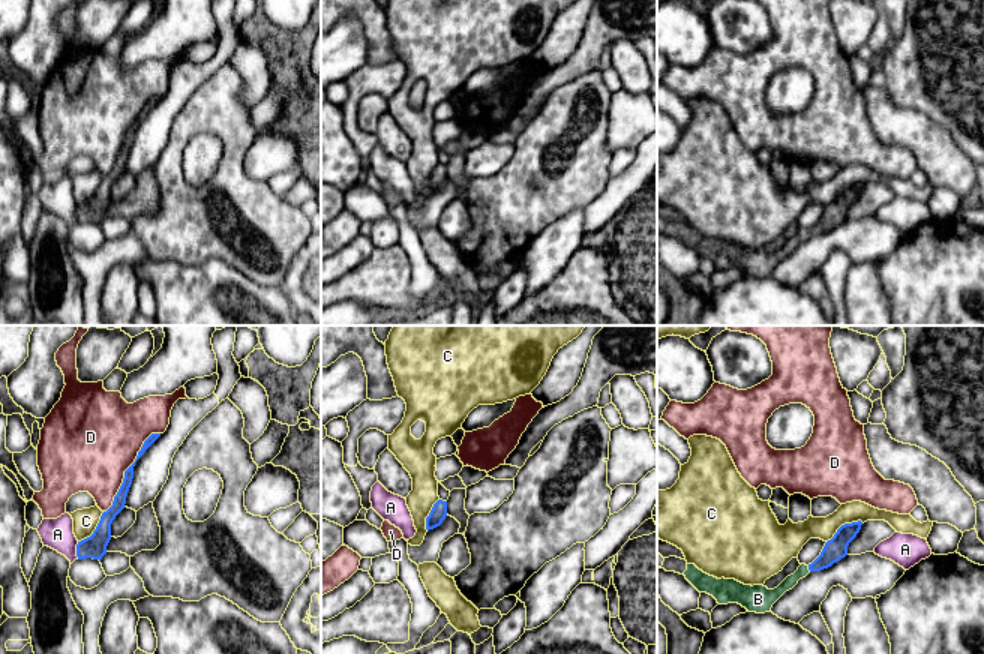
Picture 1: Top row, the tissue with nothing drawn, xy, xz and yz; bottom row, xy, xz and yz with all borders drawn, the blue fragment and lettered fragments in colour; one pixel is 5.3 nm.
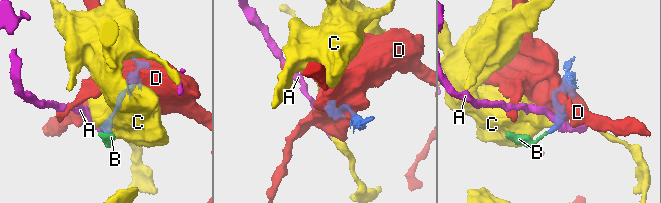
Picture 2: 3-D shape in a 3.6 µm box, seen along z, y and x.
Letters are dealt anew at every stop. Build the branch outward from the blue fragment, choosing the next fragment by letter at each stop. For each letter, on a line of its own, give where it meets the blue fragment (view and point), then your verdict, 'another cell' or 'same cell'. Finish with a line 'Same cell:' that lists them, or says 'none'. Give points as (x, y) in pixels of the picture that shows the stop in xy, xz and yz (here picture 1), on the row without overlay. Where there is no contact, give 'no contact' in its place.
A: xy (77, 215) | another cell
B: yz (809, 233) | same cell
C: yz (845, 188) | another cell
D: xy (126, 134) | another cell
Same cell: B

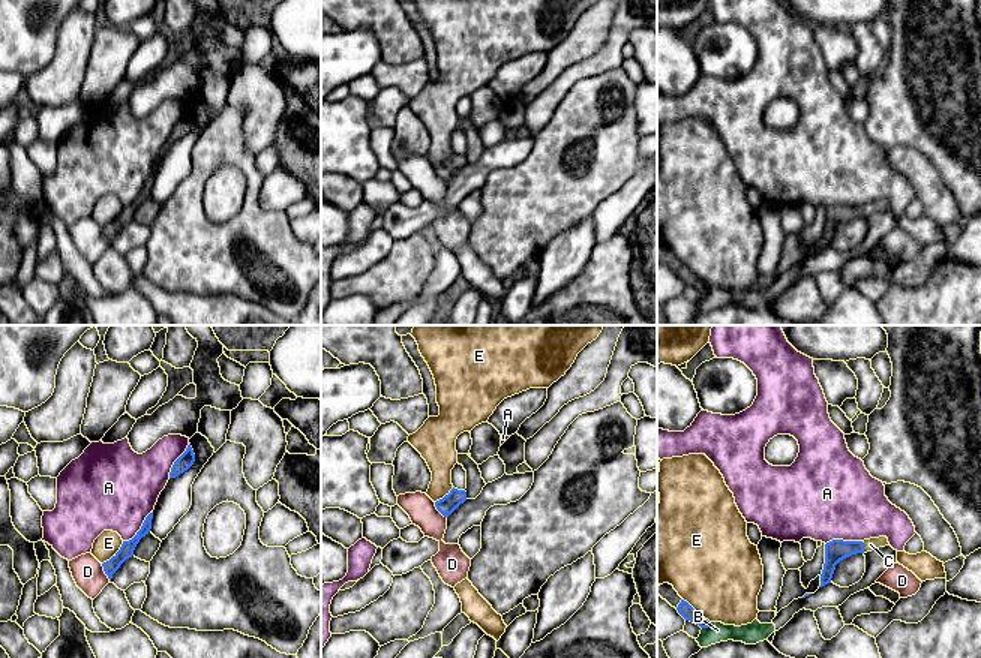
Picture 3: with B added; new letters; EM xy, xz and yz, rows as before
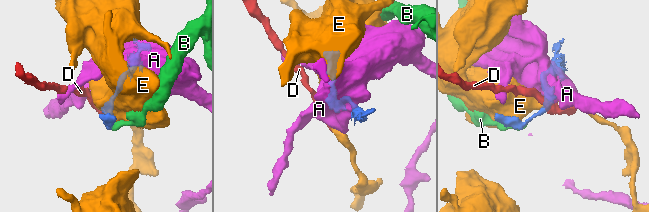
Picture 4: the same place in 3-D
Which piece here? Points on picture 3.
A: xy (140, 194) | another cell
B: yz (707, 291) | another cell
C: yz (863, 212) | same cell
D: xy (105, 237) | another cell
E: yz (695, 275) | another cell
Same cell: C

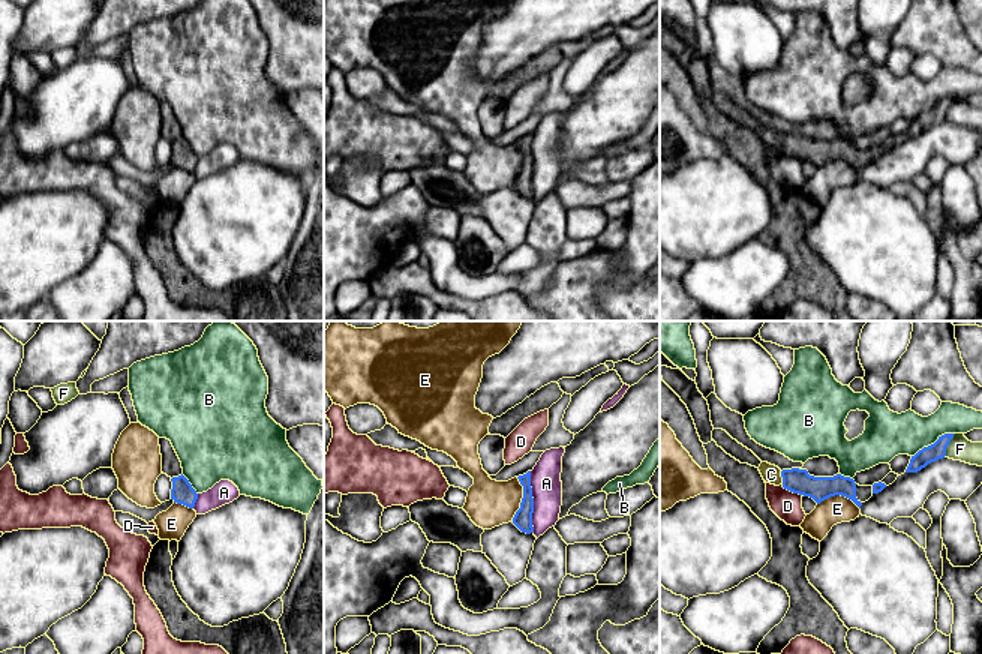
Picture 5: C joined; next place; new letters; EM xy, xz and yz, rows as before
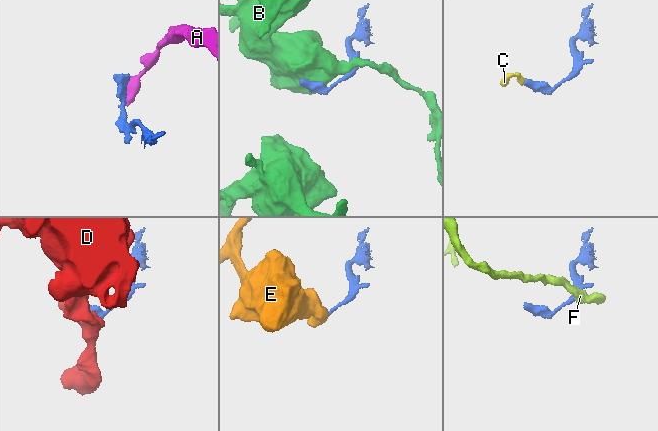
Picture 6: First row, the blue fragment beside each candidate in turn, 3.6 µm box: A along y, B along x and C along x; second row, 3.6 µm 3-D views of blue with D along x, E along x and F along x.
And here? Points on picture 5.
A: xz (532, 165) | another cell
B: yz (934, 107) | another cell
C: yz (781, 140) | same cell
D: yz (792, 155) | another cell
E: xz (522, 164) | another cell
F: yz (948, 108) | another cell
Same cell: C

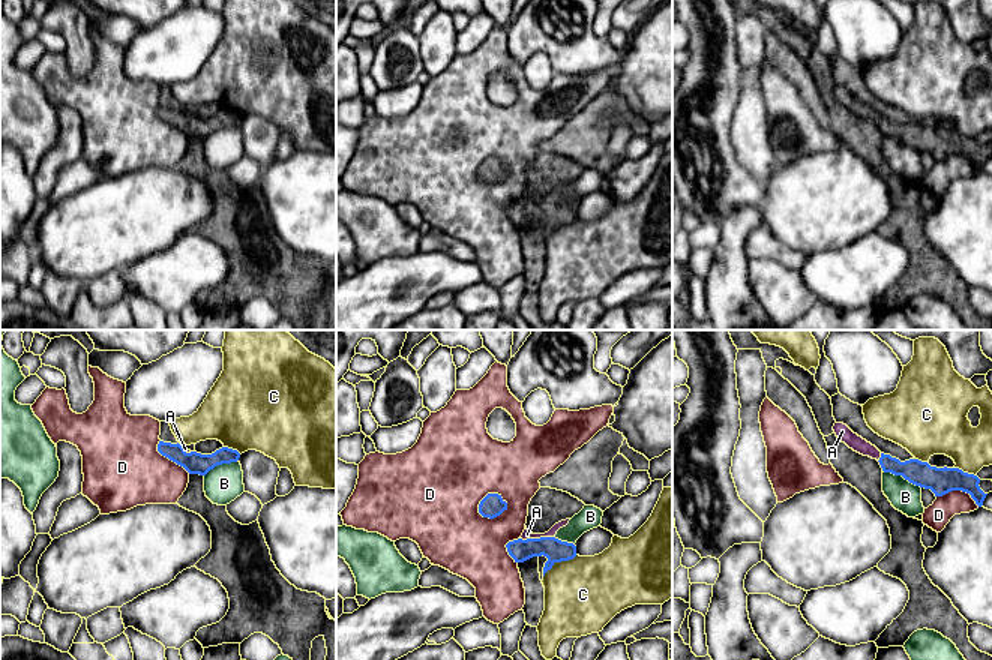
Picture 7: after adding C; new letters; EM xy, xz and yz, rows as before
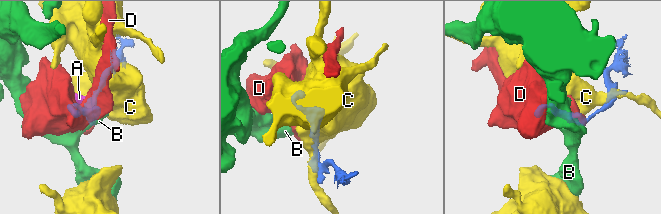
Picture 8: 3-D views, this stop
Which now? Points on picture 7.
A: xz (536, 203) | same cell
B: yz (902, 140) | another cell
C: xz (559, 225) | another cell
D: xz (494, 180) | another cell
Same cell: A

